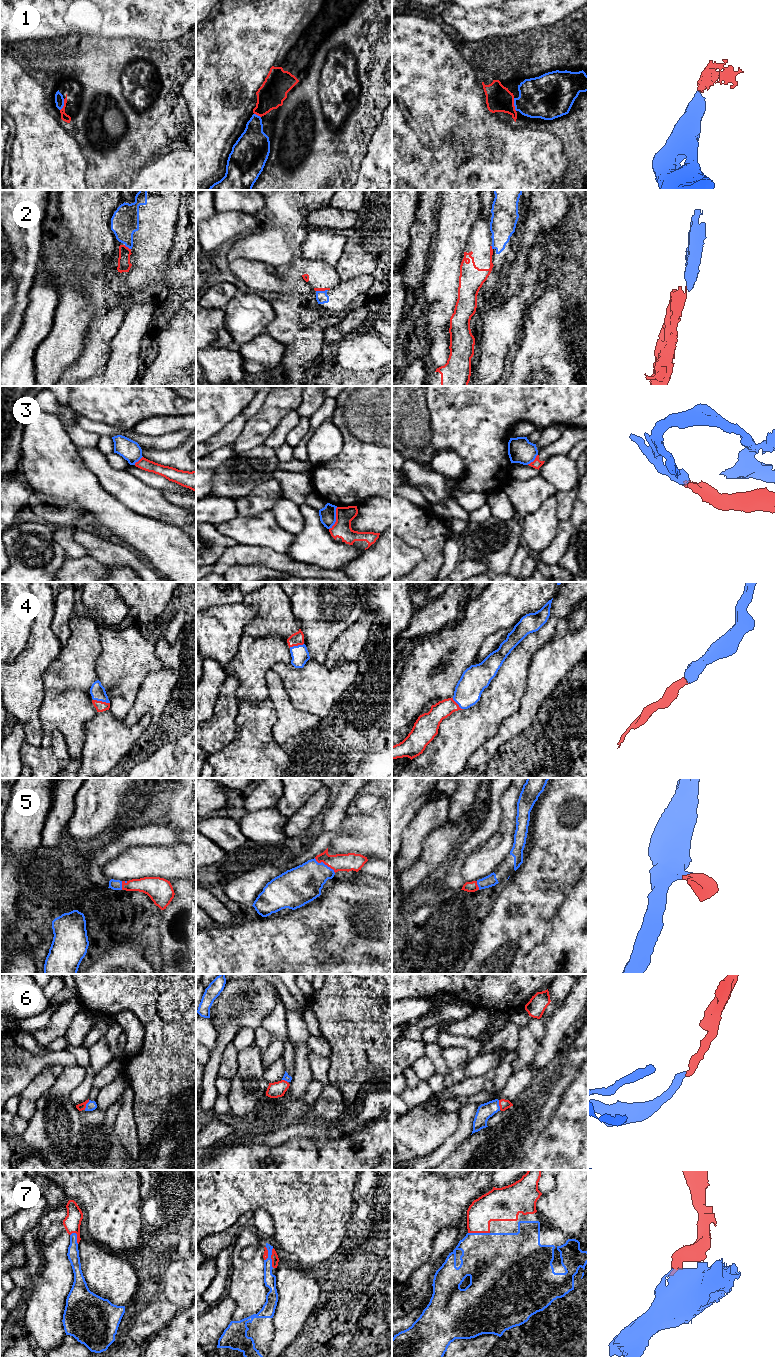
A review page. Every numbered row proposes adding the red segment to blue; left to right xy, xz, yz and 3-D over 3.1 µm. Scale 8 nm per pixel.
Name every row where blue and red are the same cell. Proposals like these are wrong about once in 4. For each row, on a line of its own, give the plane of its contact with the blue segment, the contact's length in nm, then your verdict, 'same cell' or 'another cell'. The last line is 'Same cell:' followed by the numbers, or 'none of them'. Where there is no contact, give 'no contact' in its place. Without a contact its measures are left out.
1: meets blue in yz; contact 110 nm long; same cell
2: meets blue in xy; contact 70 nm long; another cell
3: meets blue in xz; contact 200 nm long; another cell
4: meets blue in xy; contact 140 nm long; same cell
5: meets blue in xz; contact 200 nm long; same cell
6: meets blue in xy; contact 90 nm long; same cell
7: meets blue in yz; contact 180 nm long; same cell
Same cell: 1, 4, 5, 6, 7

